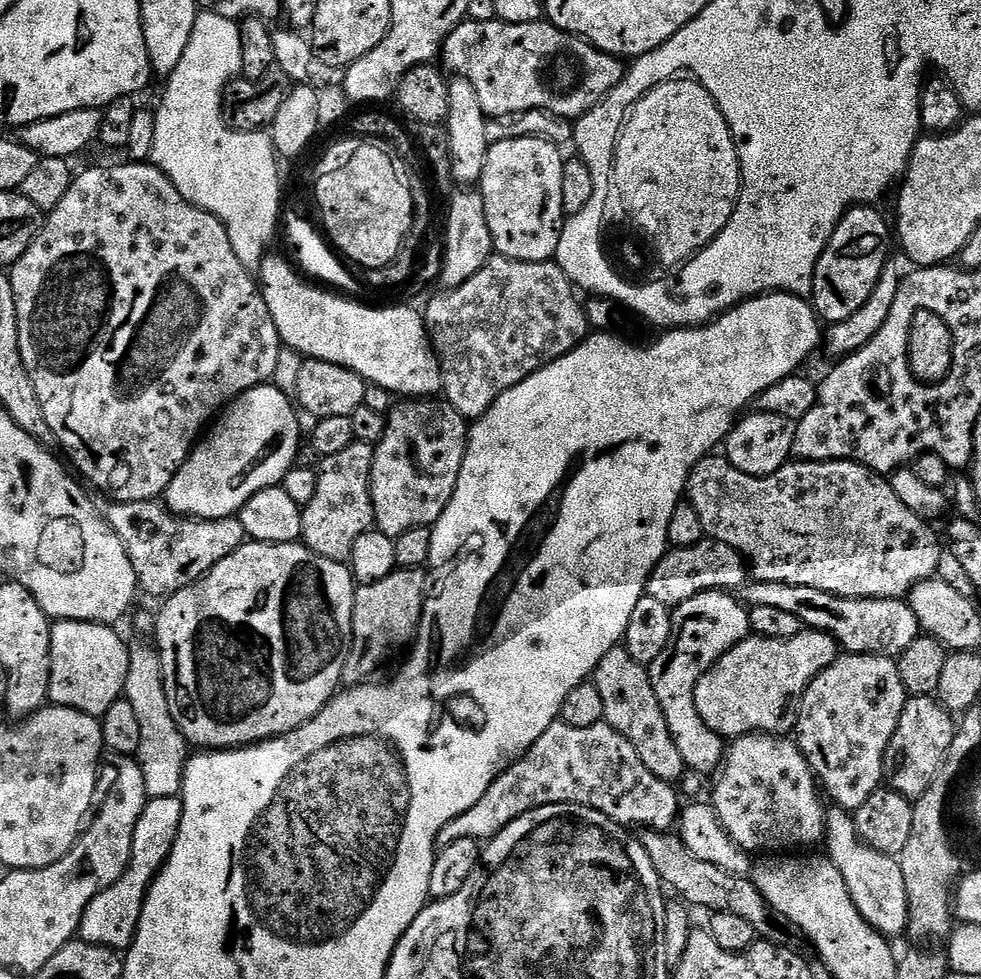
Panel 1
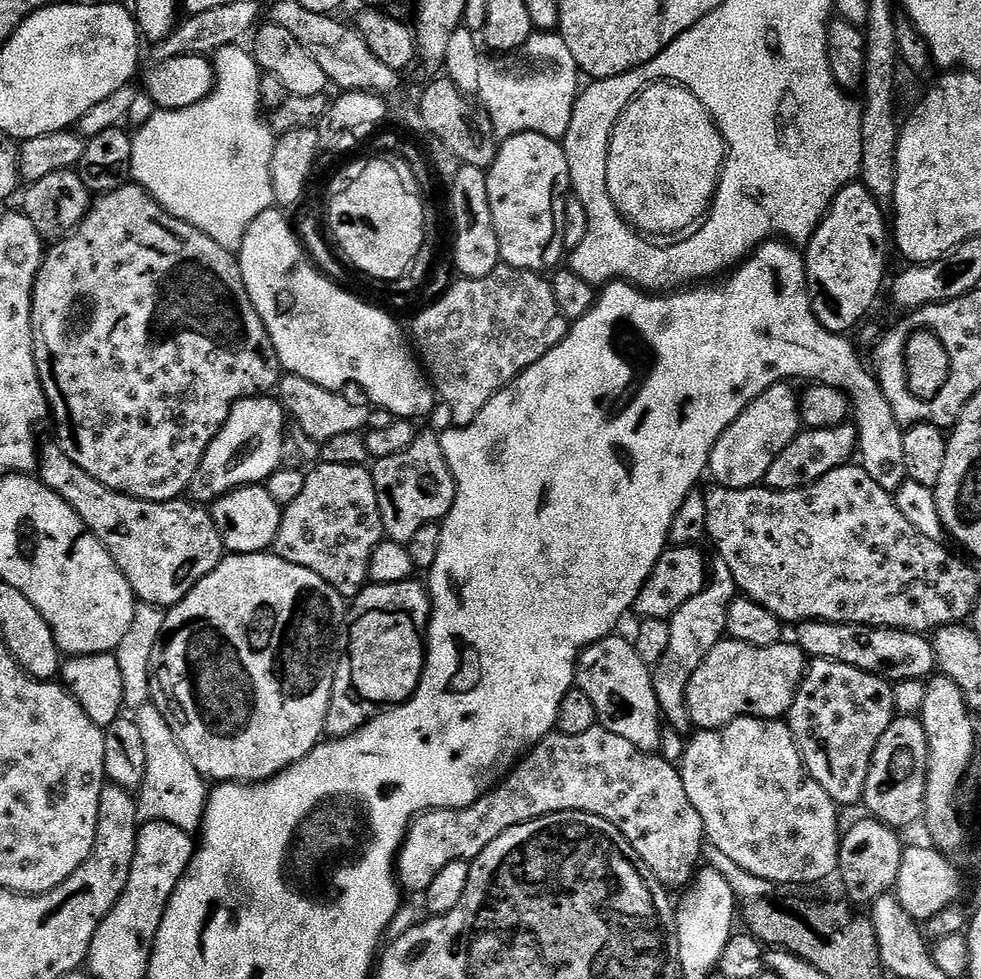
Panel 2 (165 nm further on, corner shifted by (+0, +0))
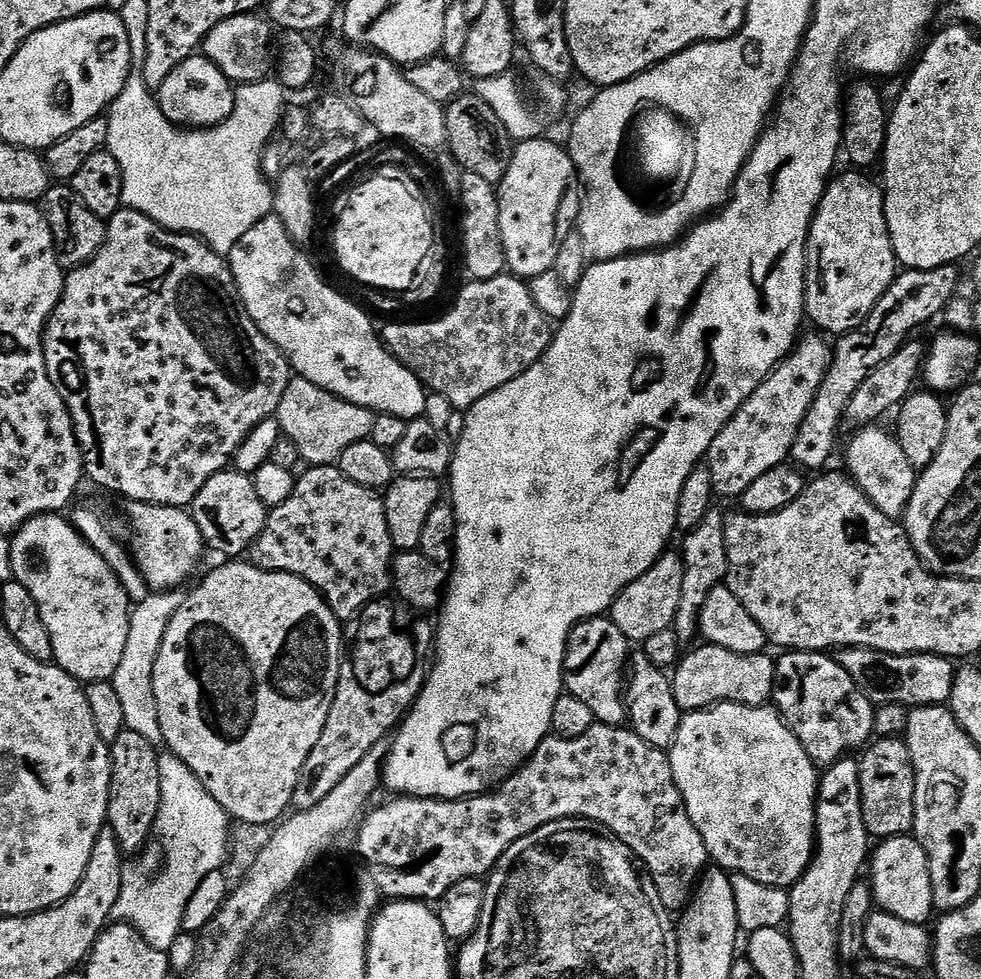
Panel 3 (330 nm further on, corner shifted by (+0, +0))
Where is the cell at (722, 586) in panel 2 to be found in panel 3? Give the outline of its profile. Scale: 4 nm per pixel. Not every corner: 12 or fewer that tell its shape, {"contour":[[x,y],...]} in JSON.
{"contour":[[725,513],[683,537],[675,630],[697,639],[710,590],[728,578]]}

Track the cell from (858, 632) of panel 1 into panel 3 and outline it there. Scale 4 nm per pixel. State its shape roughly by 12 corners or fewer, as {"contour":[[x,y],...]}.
{"contour":[[841,648],[873,705],[947,705],[946,656]]}

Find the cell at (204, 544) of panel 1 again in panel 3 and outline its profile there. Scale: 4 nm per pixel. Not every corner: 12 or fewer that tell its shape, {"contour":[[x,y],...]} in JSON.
{"contour":[[134,502],[130,550],[152,592],[206,553],[188,508]]}

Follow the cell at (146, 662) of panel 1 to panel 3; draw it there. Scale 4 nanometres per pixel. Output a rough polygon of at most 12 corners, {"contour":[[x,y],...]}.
{"contour":[[161,753],[155,882],[125,867],[118,912],[168,952],[202,884],[229,861],[232,820]]}

